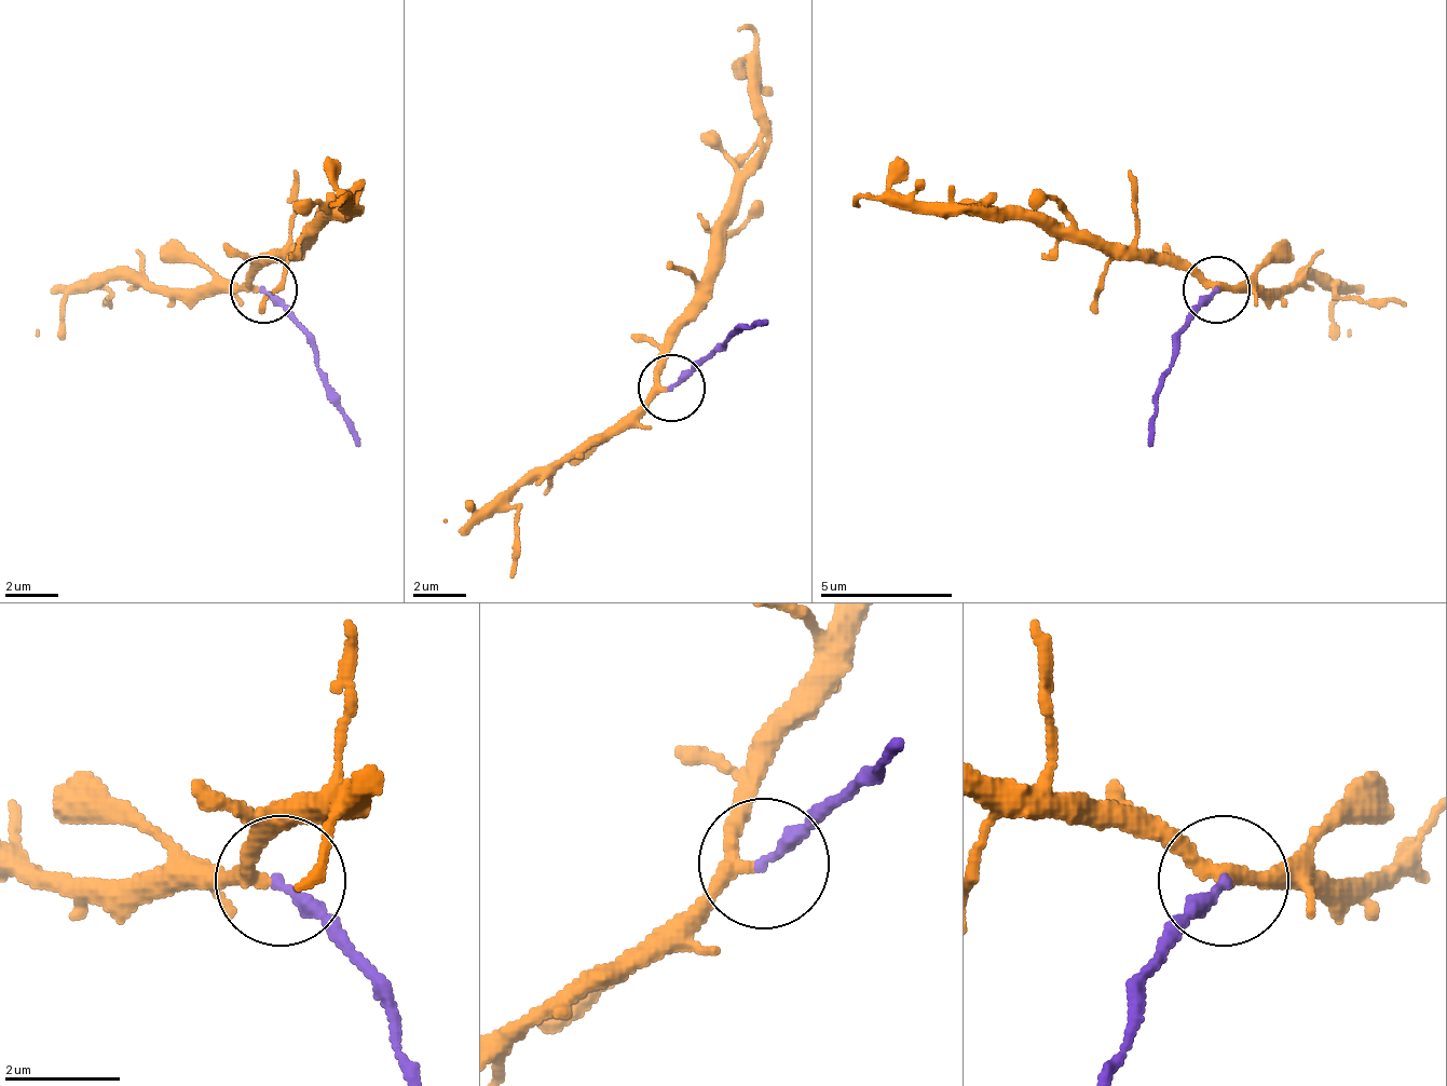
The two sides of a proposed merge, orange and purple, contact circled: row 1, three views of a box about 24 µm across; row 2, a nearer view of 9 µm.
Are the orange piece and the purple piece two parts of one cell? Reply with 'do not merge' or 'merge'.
do not merge

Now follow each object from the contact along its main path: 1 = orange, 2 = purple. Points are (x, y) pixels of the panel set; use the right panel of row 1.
1: (1214, 287), (1195, 274), (1147, 260), (1107, 241), (1048, 234), (1021, 214), (868, 201), (861, 207)
2: (1214, 287), (1174, 348), (1147, 447)

